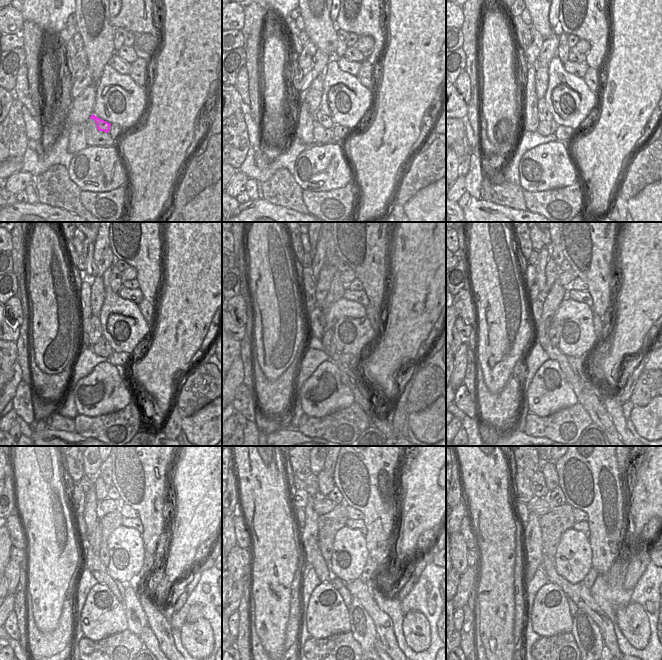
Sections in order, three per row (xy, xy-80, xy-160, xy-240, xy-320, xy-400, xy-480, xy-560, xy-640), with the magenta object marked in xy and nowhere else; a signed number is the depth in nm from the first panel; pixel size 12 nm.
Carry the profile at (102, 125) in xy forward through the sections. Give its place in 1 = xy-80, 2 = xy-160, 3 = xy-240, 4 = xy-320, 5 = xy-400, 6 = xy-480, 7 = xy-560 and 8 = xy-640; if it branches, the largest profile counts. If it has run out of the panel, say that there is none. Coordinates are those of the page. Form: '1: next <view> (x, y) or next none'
1: next xy-80 (325, 121)
2: next xy-160 (544, 114)
3: next xy-240 (95, 333)
4: next xy-320 (317, 323)
5: next xy-400 (536, 305)
6: next xy-480 (82, 528)
7: next xy-560 (299, 513)
8: next xy-640 (522, 512)

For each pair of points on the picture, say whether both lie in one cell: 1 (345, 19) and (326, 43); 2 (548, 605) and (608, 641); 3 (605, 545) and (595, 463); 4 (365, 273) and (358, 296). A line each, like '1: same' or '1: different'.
1: different
2: different
3: same
4: different

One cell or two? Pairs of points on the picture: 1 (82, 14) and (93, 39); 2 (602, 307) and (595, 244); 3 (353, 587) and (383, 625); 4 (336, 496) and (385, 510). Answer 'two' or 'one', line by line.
1: one
2: one
3: one
4: two

